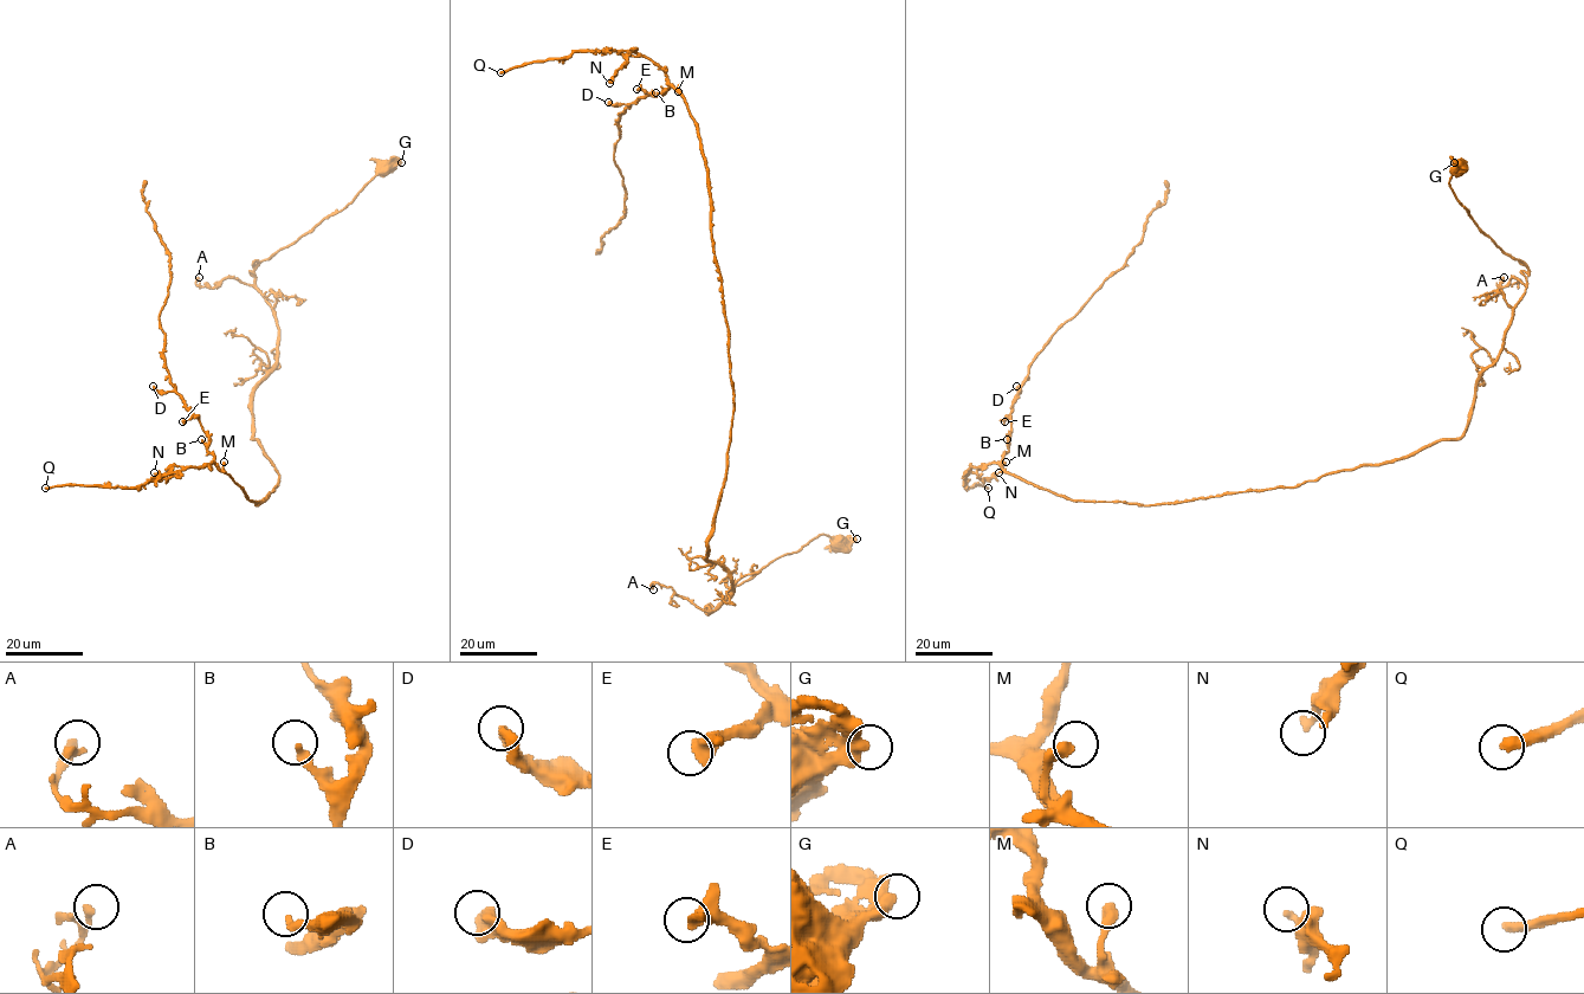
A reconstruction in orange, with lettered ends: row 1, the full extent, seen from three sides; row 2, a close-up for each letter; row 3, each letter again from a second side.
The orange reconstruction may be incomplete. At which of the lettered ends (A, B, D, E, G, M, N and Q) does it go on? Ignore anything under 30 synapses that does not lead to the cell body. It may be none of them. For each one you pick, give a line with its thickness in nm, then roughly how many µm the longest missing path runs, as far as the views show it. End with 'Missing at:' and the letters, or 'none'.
Q: 360 nm | 70 µm
Missing at: Q

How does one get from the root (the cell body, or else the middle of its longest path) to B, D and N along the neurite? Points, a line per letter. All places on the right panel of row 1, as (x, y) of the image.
B: (1459, 169), (1455, 198), (1528, 270), (1460, 437), (1291, 488), (1155, 504), (1040, 489), (1003, 468), (1007, 439)
D: (1459, 169), (1455, 198), (1528, 270), (1460, 437), (1291, 488), (1155, 504), (1072, 501), (1002, 466), (1016, 386)
N: (1459, 169), (1455, 198), (1528, 270), (1460, 437), (1170, 503), (968, 471), (999, 472)

